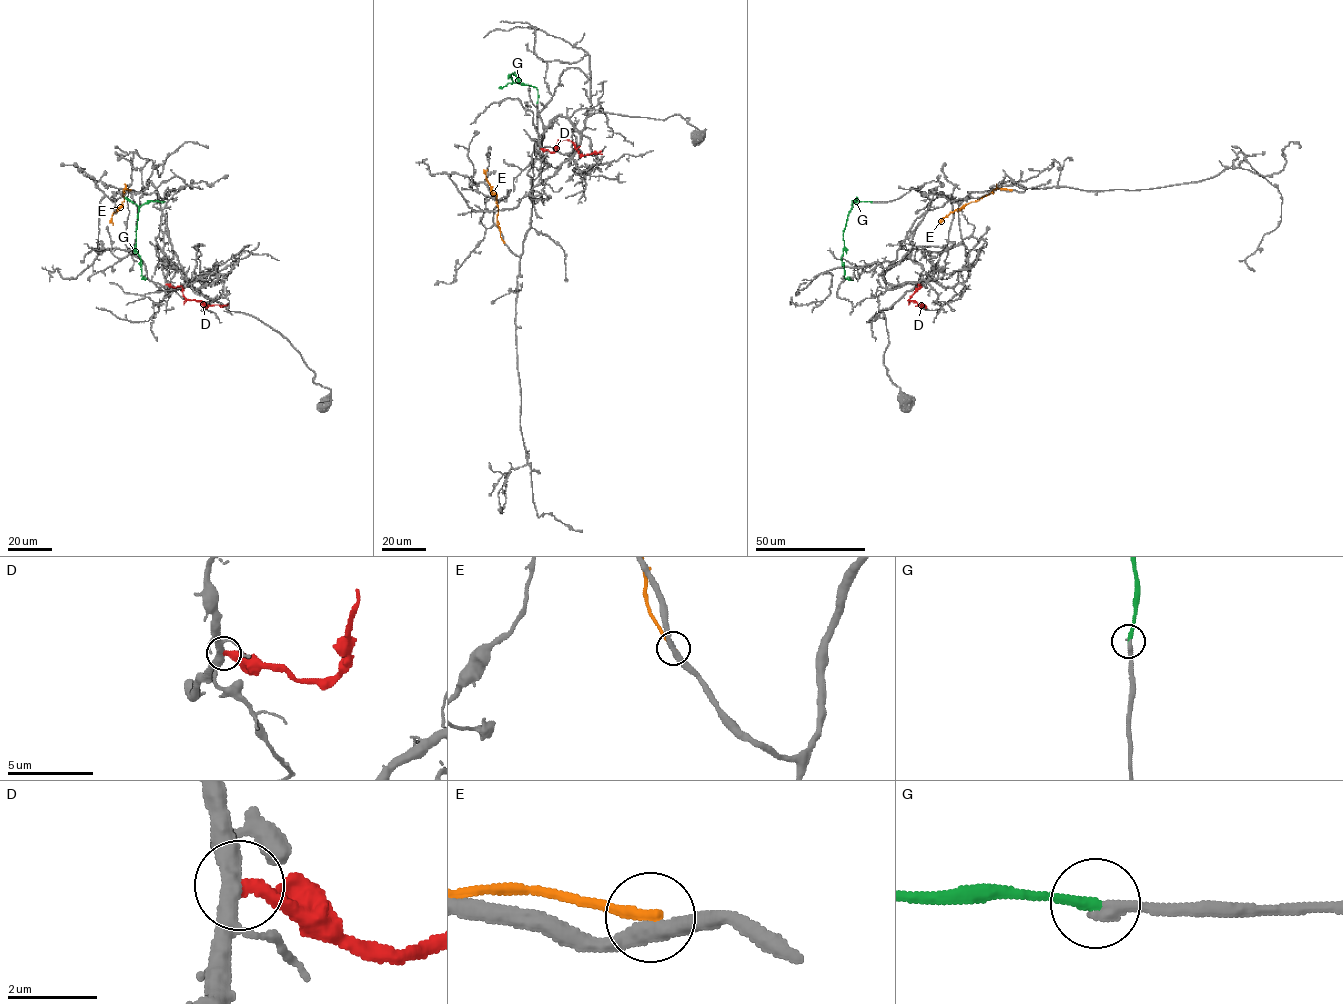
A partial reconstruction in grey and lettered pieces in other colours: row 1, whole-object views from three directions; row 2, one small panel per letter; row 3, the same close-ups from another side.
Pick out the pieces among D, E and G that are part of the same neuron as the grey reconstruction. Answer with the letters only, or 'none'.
G

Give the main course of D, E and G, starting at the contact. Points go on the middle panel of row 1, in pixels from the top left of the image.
D: (540, 149), (554, 152), (557, 143), (568, 139), (580, 154), (602, 154)
E: (504, 242), (497, 224), (496, 196), (486, 180), (487, 169)
G: (537, 102), (536, 87), (513, 82), (510, 74), (515, 72), (518, 84)

